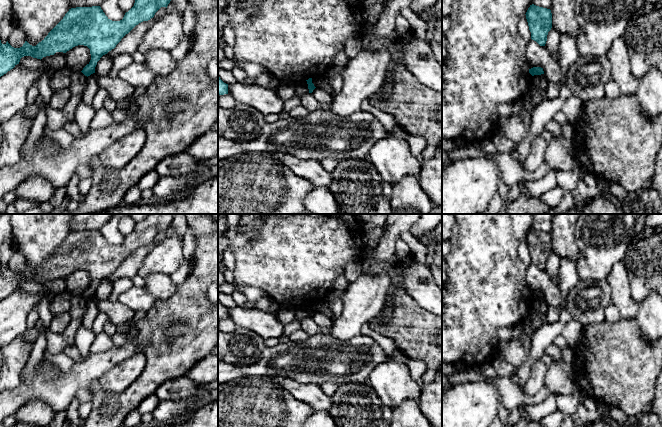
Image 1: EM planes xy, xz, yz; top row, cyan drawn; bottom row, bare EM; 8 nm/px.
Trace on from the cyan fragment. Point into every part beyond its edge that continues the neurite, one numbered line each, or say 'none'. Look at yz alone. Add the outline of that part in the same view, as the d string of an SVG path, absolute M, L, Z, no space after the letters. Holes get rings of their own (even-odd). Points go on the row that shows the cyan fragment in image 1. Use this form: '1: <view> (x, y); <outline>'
none

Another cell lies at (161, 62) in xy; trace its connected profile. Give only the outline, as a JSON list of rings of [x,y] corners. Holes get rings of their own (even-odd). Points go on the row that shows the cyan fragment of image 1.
[[[153,49],[145,54],[144,64],[157,76],[166,76],[174,71],[177,61],[170,51]]]

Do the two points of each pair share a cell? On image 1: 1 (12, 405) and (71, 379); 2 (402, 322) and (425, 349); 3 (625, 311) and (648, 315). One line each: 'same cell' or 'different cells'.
1: same cell
2: same cell
3: different cells

